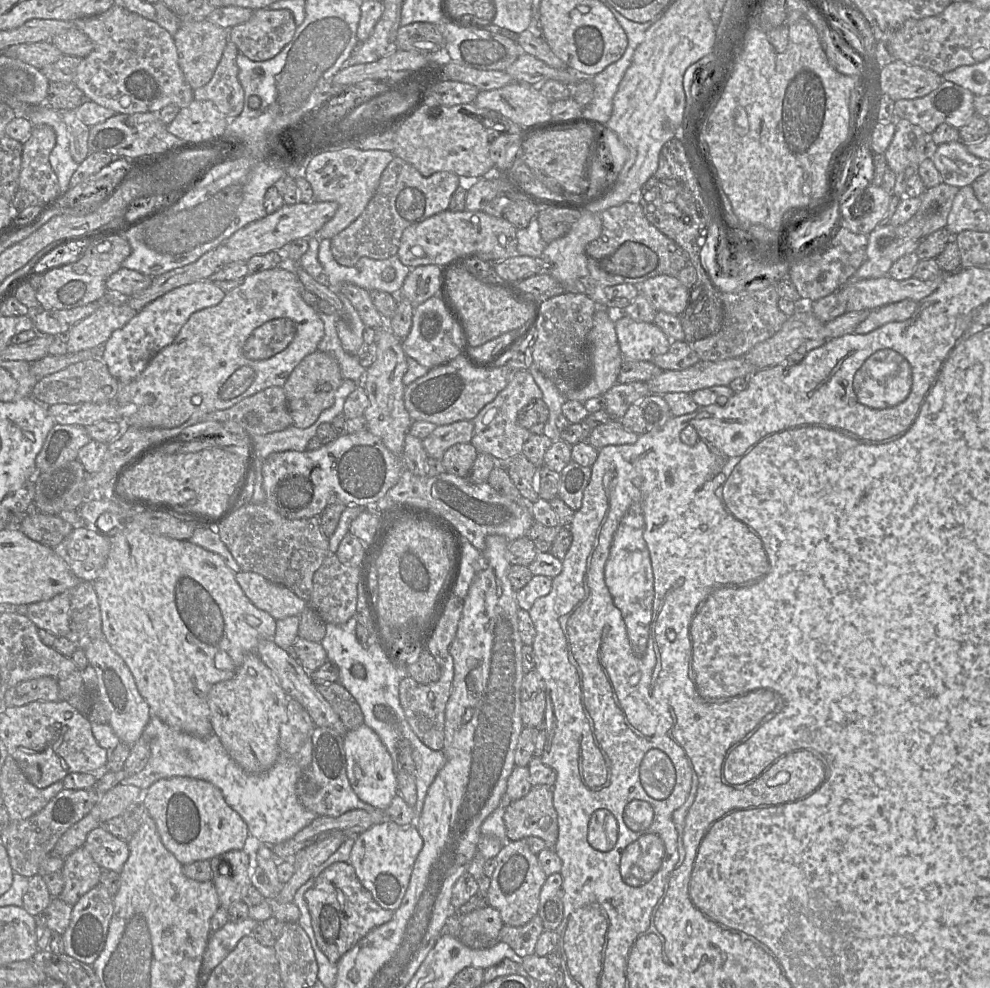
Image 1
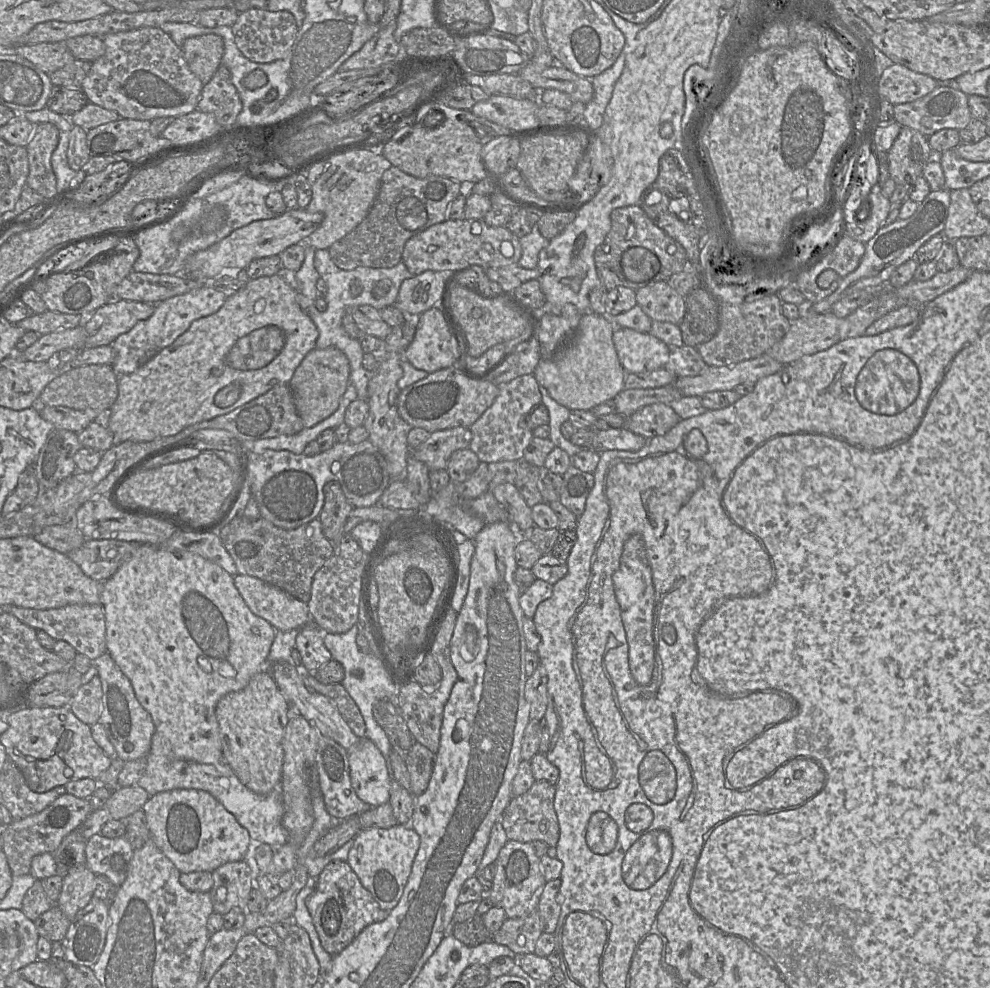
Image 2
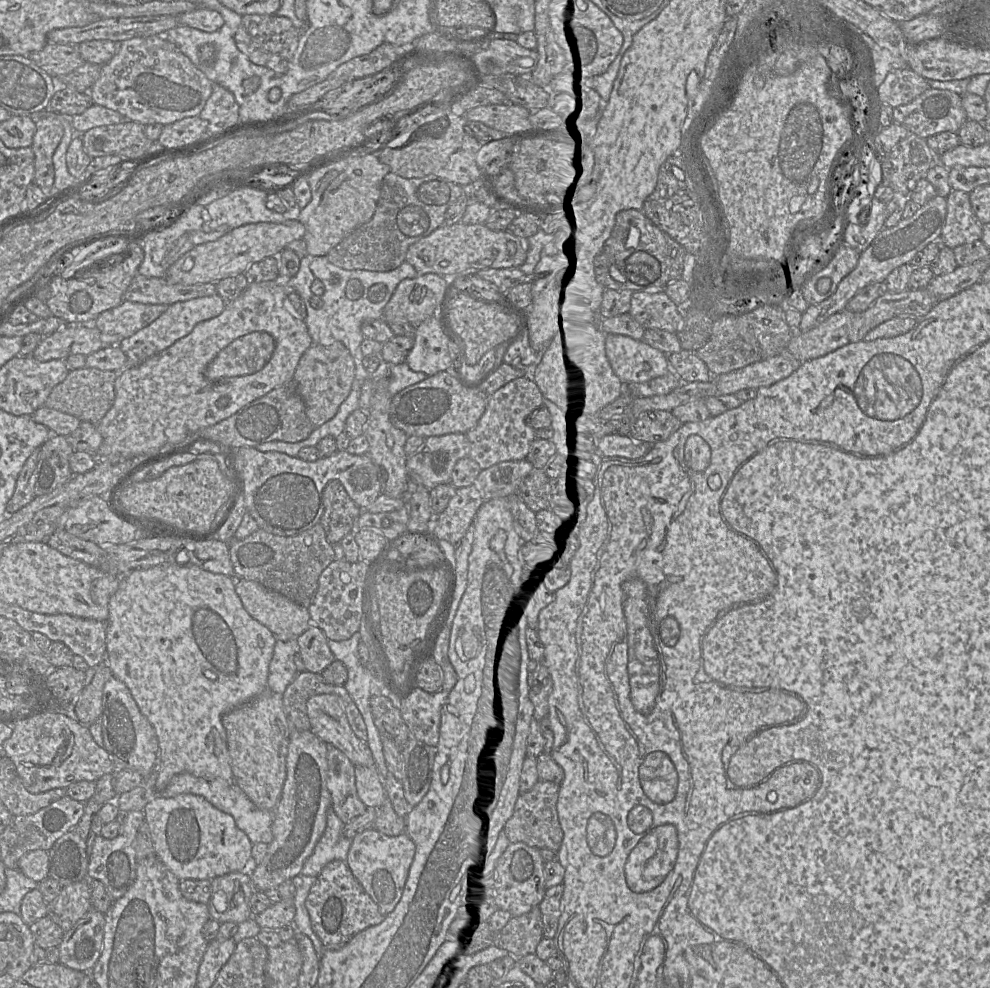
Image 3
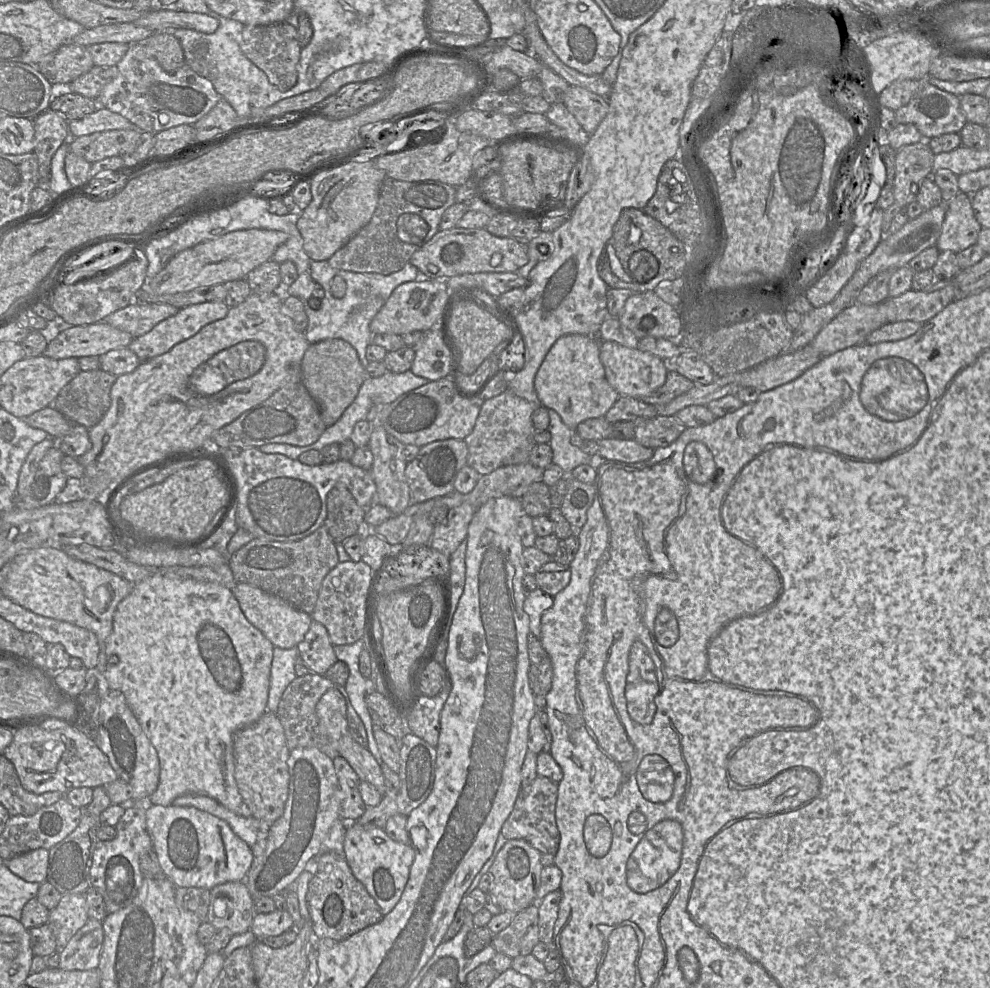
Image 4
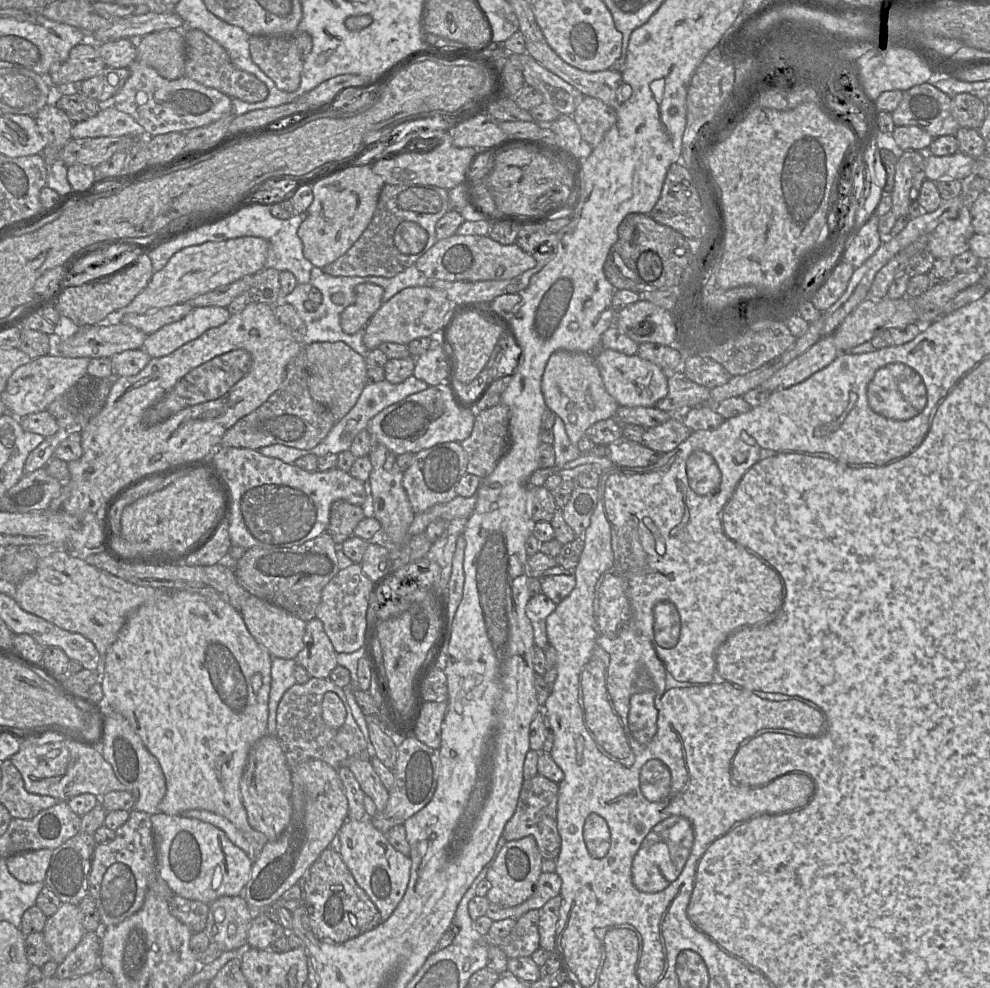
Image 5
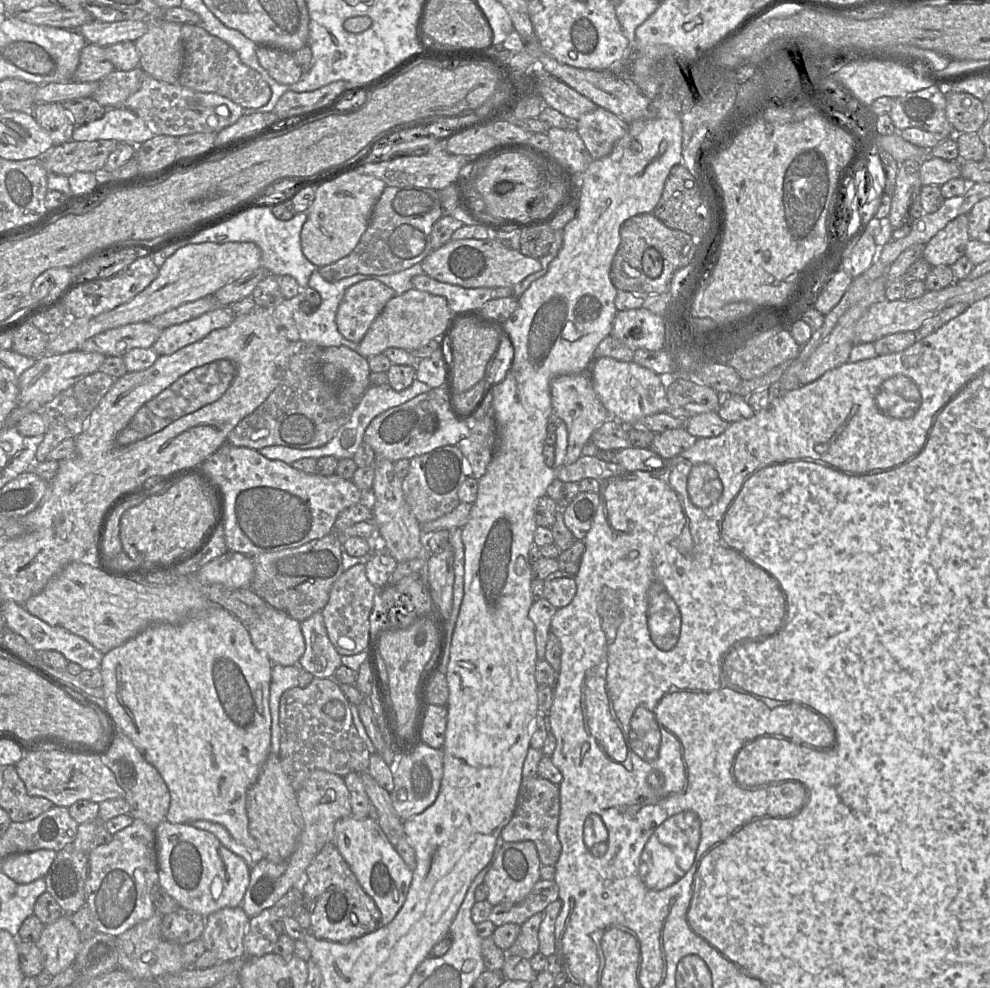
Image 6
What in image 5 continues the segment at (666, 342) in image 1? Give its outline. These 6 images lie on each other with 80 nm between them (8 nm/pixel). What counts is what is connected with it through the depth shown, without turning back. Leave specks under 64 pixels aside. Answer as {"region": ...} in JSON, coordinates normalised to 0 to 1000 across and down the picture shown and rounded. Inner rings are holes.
{"region":[[[604,353],[600,356],[613,397],[630,412],[661,412],[675,398],[674,378],[665,369],[641,359],[632,359],[618,353]]]}

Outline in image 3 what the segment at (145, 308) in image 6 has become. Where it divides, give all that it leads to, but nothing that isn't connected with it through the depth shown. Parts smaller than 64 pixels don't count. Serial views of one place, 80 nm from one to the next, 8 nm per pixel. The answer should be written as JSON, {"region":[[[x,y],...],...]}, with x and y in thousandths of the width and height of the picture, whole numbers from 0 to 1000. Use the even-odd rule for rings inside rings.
{"region":[[[301,222],[287,226],[244,228],[217,244],[199,248],[187,256],[172,269],[166,281],[171,287],[219,286],[228,280],[246,276],[256,266],[270,260],[281,260],[291,247],[306,242],[308,235],[308,229]]]}

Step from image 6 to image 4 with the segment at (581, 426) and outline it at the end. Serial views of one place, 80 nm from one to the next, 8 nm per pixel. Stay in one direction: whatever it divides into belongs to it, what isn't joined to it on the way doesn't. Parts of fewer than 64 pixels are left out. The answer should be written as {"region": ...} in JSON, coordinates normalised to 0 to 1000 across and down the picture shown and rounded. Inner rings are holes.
{"region":[[[588,338],[567,340],[559,348],[541,378],[539,391],[547,411],[561,415],[579,436],[582,436],[584,429],[593,424],[610,422],[626,402],[612,384],[611,373],[606,364],[606,345],[603,341]]]}

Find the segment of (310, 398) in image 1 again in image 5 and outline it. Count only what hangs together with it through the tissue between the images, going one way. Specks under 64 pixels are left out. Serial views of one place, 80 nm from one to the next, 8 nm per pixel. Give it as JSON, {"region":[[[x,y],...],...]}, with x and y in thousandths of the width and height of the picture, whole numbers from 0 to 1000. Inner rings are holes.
{"region":[[[319,346],[309,350],[314,402],[343,426],[361,408],[372,388],[370,363],[347,346]]]}

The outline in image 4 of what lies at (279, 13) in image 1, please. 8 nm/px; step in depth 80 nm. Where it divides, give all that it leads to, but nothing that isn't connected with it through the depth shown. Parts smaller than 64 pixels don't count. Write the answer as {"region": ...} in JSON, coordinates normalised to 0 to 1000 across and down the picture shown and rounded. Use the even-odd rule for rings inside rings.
{"region":[[[289,21],[270,25],[247,25],[242,35],[241,47],[247,57],[268,73],[274,85],[284,92],[298,87],[305,48],[301,40],[301,30],[296,25]]]}

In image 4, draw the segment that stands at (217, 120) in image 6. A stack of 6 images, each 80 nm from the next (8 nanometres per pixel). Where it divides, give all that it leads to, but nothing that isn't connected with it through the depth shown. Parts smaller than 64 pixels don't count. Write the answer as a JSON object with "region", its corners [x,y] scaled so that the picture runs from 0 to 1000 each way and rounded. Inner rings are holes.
{"region":[[[142,43],[130,45],[129,52],[117,68],[119,75],[104,88],[99,99],[95,101],[98,101],[100,107],[126,118],[142,134],[161,135],[184,126],[195,127],[224,100],[214,83],[198,74],[188,64],[177,73],[168,73]]]}

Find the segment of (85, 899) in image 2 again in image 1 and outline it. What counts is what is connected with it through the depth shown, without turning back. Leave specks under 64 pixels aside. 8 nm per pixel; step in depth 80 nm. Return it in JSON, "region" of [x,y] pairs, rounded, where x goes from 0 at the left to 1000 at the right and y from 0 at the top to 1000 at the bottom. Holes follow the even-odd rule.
{"region":[[[85,856],[66,868],[62,882],[65,900],[60,909],[73,918],[85,905],[101,895],[103,880]]]}

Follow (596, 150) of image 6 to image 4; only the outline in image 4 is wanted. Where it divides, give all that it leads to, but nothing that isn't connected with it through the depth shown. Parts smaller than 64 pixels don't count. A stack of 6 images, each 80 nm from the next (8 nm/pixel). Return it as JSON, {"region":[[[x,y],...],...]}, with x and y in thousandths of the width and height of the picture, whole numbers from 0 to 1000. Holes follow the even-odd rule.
{"region":[[[575,87],[569,104],[595,137],[601,134],[614,113],[613,100],[587,88]]]}

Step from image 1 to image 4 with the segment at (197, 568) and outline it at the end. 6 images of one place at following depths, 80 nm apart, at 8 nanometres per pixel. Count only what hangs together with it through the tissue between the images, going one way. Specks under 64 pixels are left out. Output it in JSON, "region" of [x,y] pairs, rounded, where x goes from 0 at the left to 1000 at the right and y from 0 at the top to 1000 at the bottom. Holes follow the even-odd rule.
{"region":[[[159,578],[144,588],[133,592],[131,600],[117,615],[114,624],[114,637],[106,650],[108,662],[106,686],[110,697],[120,698],[125,702],[129,716],[159,760],[162,772],[161,794],[157,802],[151,807],[151,814],[172,816],[175,815],[178,808],[184,805],[207,805],[217,809],[238,824],[249,825],[247,814],[237,789],[235,748],[238,740],[257,733],[270,720],[277,653],[252,630],[234,597],[223,591],[194,586],[174,586],[163,578]]]}

